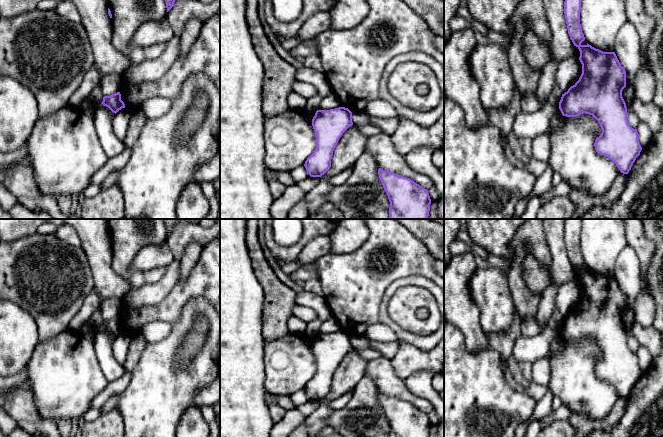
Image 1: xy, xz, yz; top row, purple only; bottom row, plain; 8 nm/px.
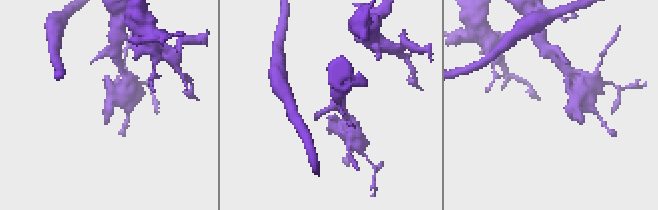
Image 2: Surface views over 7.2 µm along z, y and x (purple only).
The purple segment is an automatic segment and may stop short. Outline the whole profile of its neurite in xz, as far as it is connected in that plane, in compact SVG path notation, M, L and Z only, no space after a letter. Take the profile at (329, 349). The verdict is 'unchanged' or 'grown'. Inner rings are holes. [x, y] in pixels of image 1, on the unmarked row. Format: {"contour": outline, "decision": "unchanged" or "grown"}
{"contour": "M348 332L316 335L312 343L316 373L304 388L311 401L321 401L330 393L335 371L343 357L352 349L352 336Z", "decision": "unchanged"}

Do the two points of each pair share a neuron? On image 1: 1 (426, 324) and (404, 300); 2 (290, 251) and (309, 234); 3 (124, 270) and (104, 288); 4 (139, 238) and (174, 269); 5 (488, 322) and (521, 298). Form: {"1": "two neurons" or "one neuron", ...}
{"1": "one neuron", "2": "one neuron", "3": "two neurons", "4": "two neurons", "5": "two neurons"}

